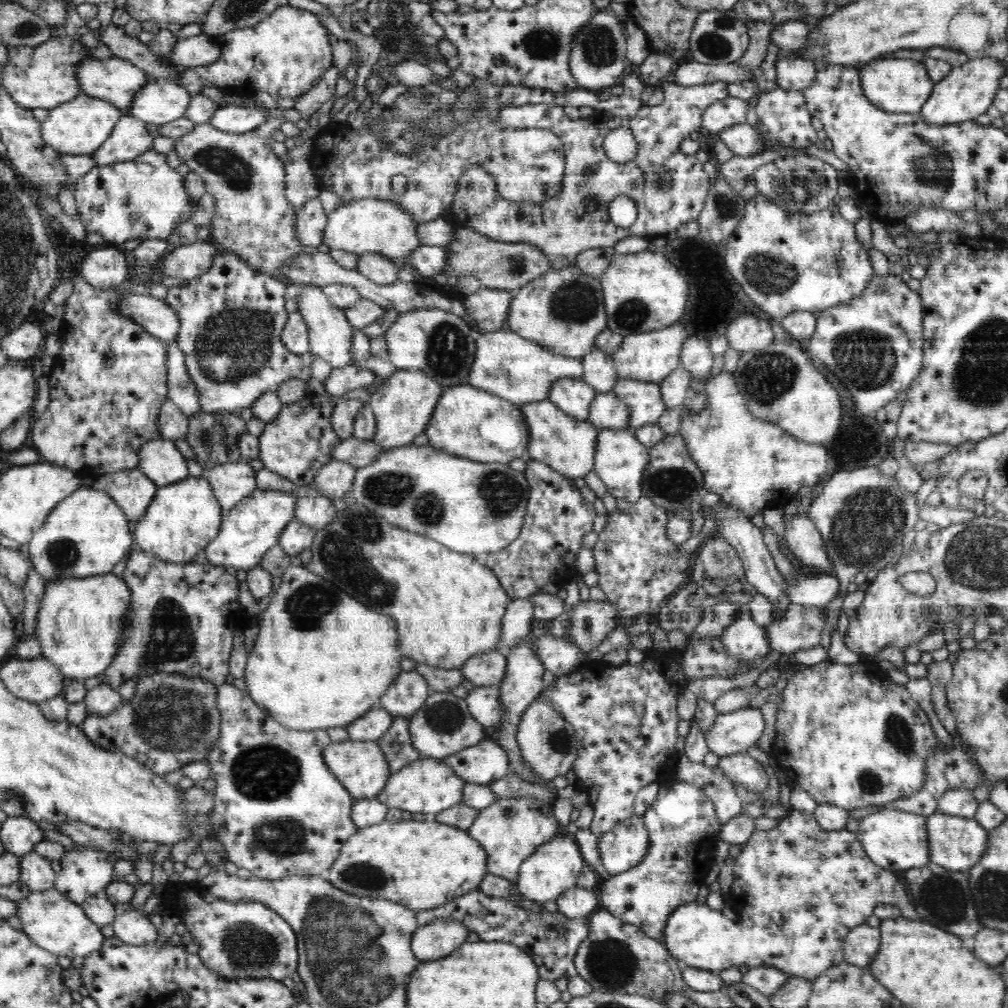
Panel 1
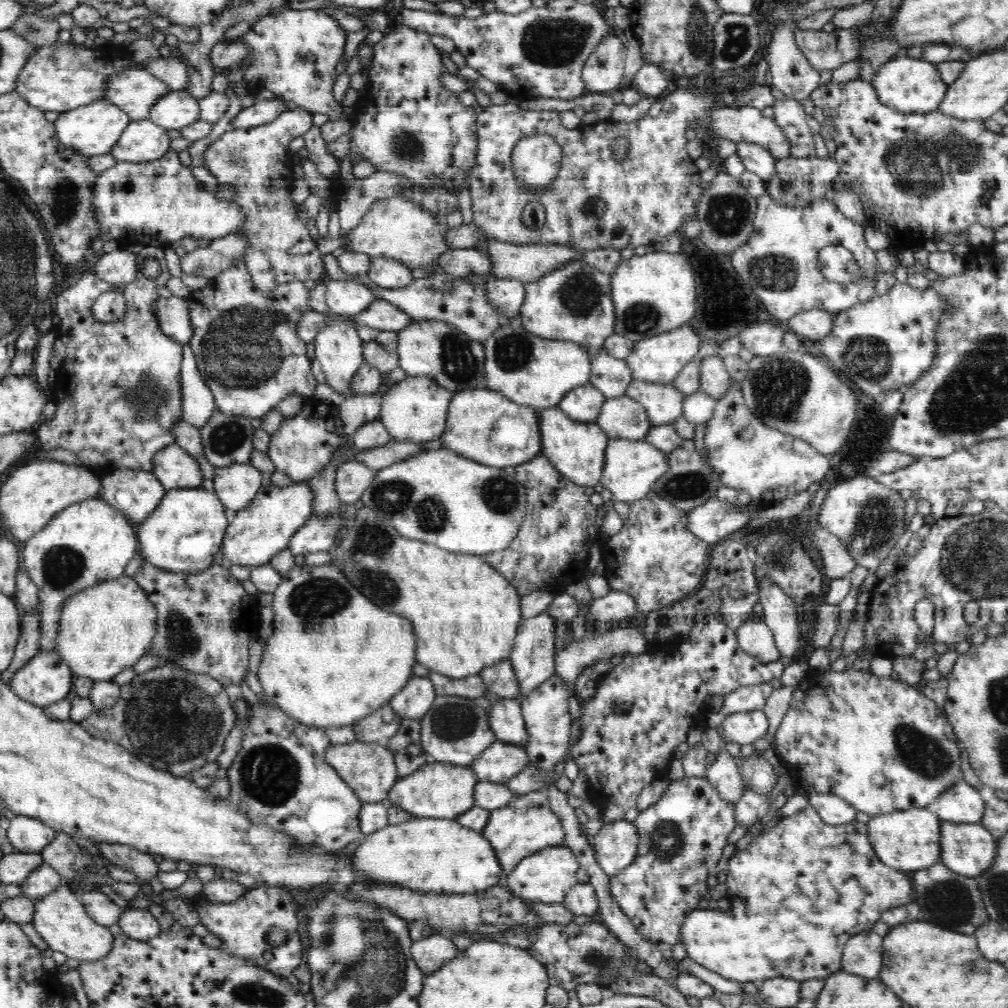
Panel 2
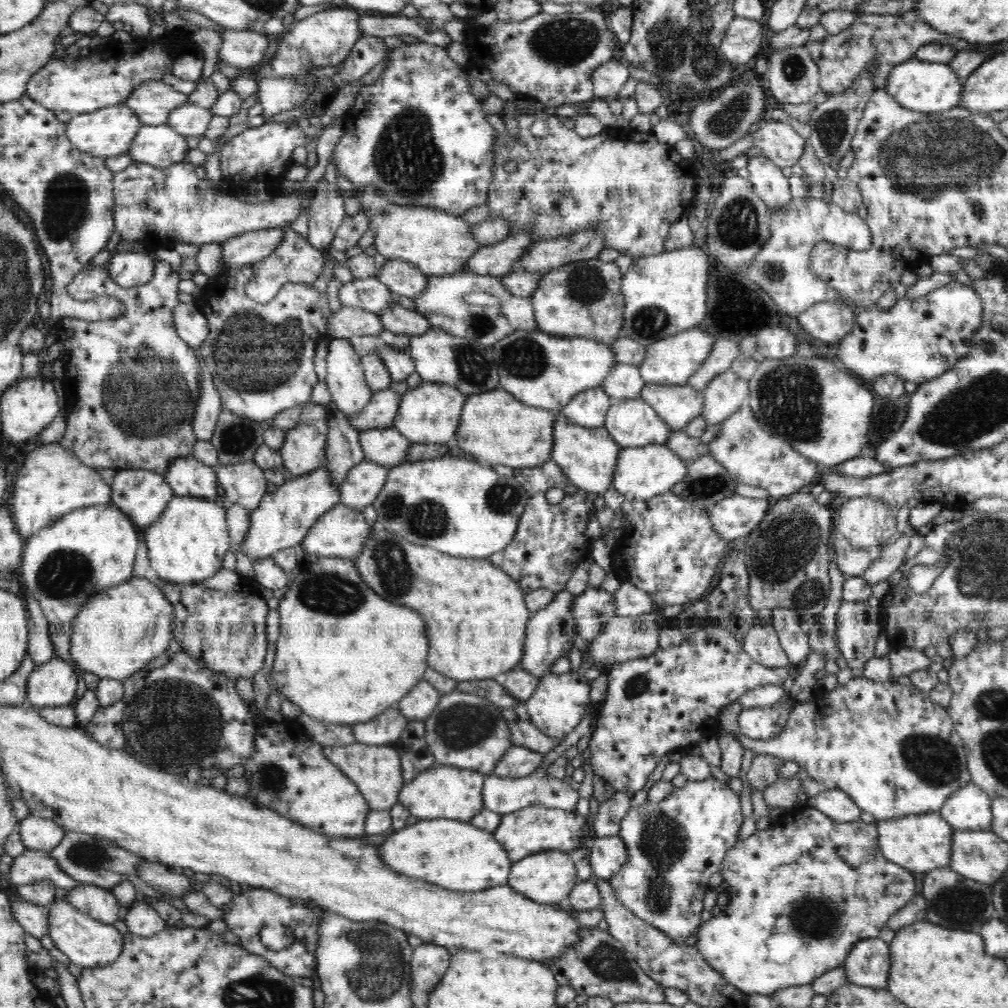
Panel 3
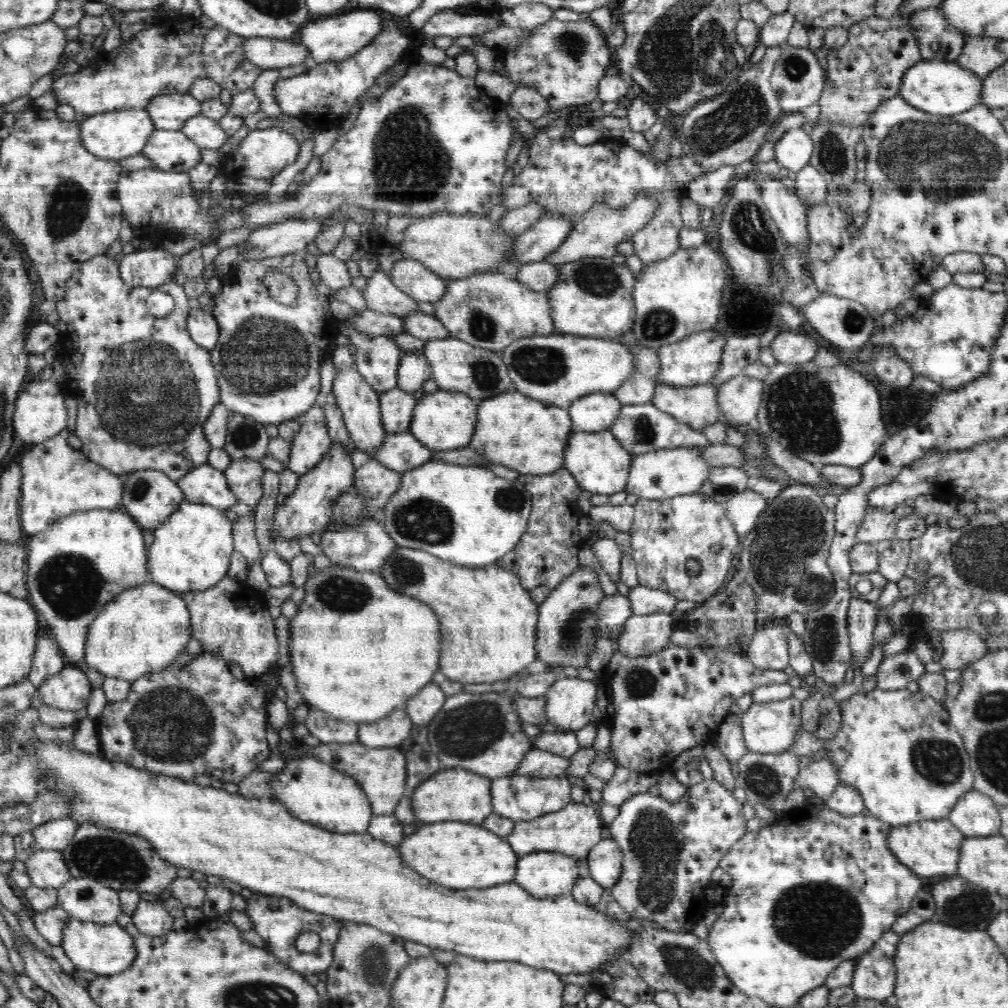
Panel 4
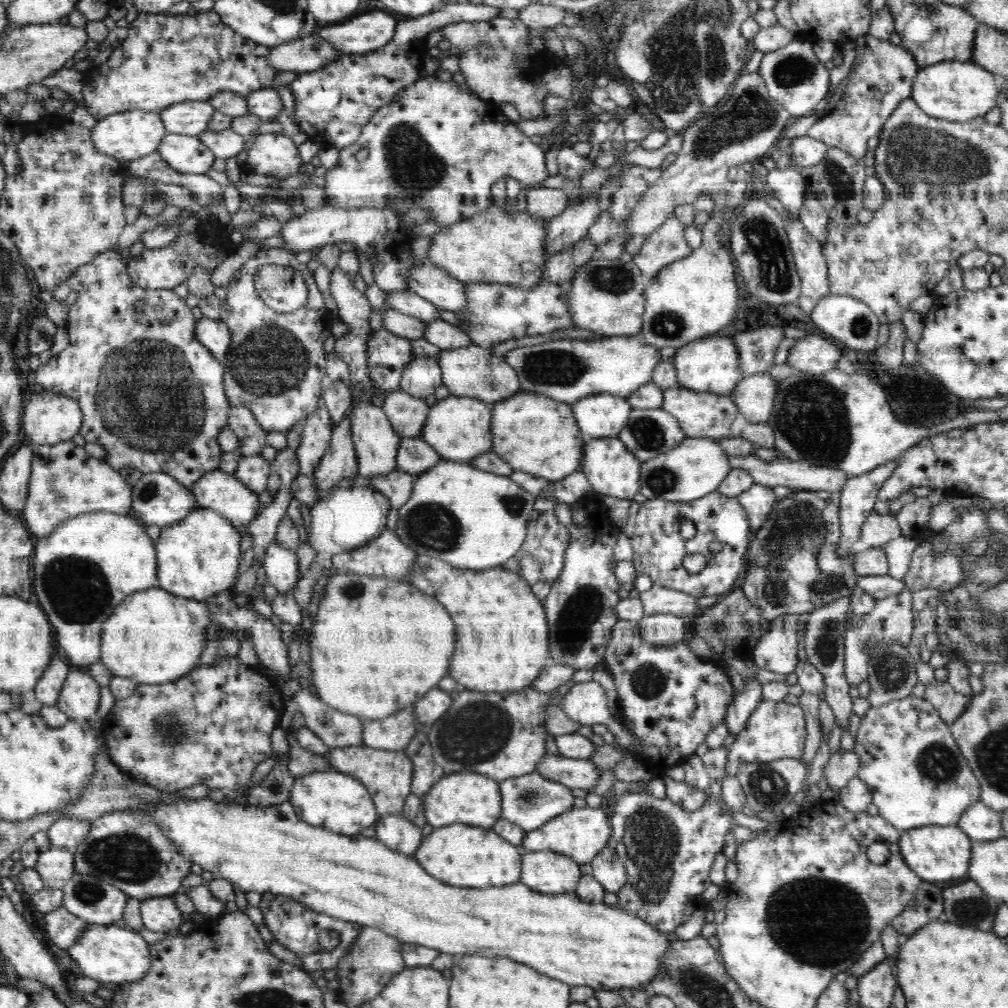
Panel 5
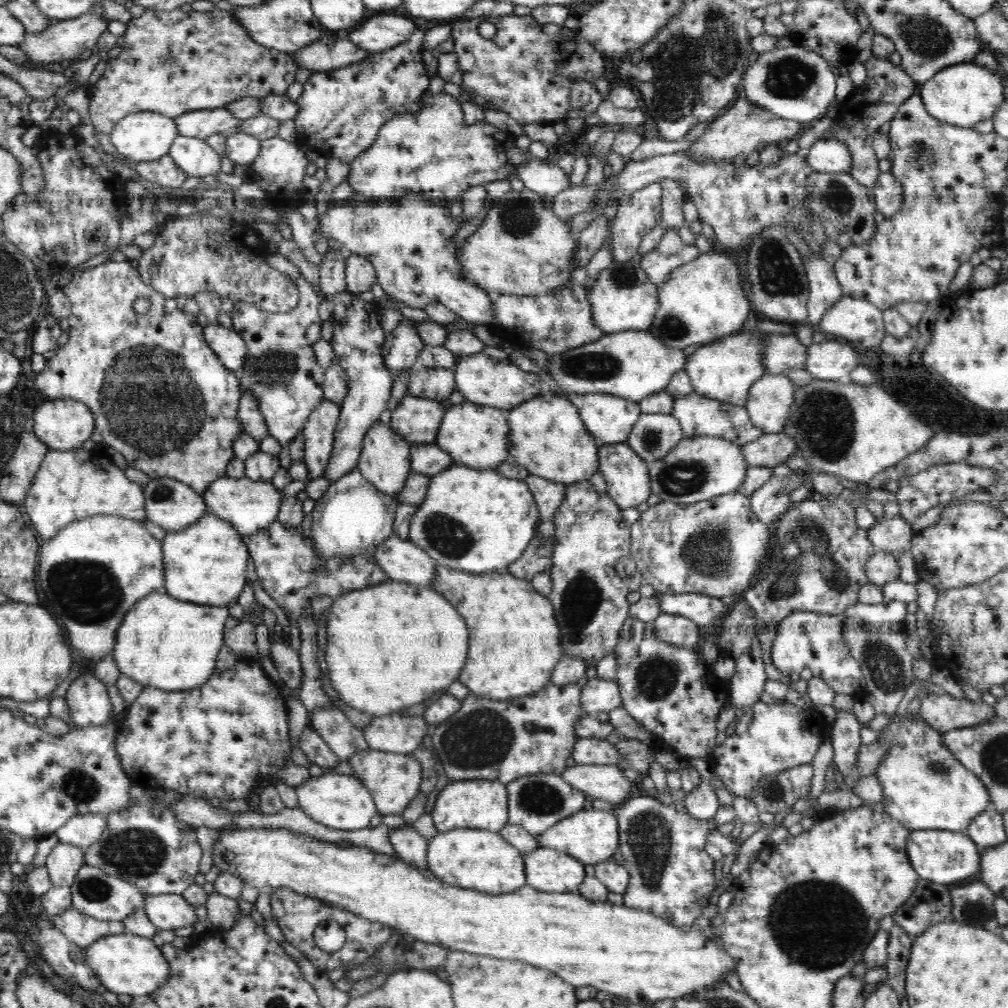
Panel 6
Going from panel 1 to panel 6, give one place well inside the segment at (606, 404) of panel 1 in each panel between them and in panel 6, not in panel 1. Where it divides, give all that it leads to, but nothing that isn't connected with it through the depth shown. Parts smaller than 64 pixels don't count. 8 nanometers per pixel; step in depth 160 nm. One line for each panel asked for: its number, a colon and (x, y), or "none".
2: (622, 417)
3: (632, 423)
4: (643, 428)
5: (647, 433)
6: (654, 435)

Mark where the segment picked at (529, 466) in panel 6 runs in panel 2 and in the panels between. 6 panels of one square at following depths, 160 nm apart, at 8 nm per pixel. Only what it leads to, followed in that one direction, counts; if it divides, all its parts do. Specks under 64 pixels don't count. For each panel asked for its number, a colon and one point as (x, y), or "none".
2: (473, 416)
3: (495, 428)
4: (513, 430)
5: (533, 433)

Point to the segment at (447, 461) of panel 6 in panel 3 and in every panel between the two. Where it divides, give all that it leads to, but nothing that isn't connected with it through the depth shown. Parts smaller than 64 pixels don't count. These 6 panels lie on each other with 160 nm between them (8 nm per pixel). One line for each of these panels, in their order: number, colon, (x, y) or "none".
3: (385, 446)
4: (402, 452)
5: (415, 456)

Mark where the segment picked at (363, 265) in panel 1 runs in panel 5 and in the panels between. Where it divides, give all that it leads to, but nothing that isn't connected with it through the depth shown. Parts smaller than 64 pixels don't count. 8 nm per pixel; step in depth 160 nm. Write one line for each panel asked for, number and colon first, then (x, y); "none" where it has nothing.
2: (387, 272)
3: (403, 277)
4: (411, 276)
5: (434, 284)

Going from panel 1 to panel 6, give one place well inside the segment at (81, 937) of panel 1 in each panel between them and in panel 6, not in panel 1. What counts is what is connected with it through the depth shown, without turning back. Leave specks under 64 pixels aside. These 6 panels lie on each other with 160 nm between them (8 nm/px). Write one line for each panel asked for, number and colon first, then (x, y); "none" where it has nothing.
2: (60, 919)
3: (90, 943)
4: (106, 949)
5: (107, 953)
6: (126, 964)

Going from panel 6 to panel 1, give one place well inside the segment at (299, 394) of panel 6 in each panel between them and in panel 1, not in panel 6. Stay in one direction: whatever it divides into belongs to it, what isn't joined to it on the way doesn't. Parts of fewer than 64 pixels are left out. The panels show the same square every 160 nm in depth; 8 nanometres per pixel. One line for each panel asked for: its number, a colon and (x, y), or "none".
1: (231, 317)
2: (244, 342)
3: (261, 356)
4: (267, 360)
5: (276, 366)

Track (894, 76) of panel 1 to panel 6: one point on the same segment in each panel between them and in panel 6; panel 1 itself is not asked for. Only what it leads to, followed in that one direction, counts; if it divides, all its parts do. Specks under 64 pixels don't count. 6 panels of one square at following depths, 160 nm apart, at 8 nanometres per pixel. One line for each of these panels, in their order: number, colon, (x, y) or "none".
2: (905, 84)
3: (922, 86)
4: (938, 87)
5: (957, 91)
6: (963, 94)

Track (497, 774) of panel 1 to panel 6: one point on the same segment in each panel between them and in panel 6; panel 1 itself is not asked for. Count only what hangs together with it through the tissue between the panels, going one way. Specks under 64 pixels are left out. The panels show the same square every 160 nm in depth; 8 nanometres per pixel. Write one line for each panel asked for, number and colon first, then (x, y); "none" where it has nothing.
2: (500, 761)
3: (518, 761)
4: (537, 763)
5: (574, 773)
6: (607, 782)

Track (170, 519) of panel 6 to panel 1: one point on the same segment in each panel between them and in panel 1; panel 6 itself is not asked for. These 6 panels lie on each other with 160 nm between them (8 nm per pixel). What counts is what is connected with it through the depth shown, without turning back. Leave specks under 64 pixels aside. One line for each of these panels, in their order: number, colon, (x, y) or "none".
1: (132, 491)
2: (135, 493)
3: (142, 495)
4: (149, 497)
5: (157, 498)

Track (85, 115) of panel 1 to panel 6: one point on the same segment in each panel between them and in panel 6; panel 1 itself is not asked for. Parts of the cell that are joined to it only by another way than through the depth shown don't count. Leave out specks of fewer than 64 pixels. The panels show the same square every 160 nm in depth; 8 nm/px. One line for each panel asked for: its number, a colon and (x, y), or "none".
2: (93, 129)
3: (108, 132)
4: (113, 135)
5: (127, 135)
6: (146, 135)

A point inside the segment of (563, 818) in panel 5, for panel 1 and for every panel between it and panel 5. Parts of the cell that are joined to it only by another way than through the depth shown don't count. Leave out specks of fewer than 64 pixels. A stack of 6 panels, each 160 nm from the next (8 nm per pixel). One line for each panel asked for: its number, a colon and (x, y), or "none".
1: (510, 830)
2: (527, 824)
3: (536, 828)
4: (573, 830)

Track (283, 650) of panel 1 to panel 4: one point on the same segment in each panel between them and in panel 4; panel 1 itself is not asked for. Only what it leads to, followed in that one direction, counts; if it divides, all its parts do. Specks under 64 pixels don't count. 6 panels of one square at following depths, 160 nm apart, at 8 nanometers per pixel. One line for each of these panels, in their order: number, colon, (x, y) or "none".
2: (333, 657)
3: (344, 654)
4: (358, 650)

